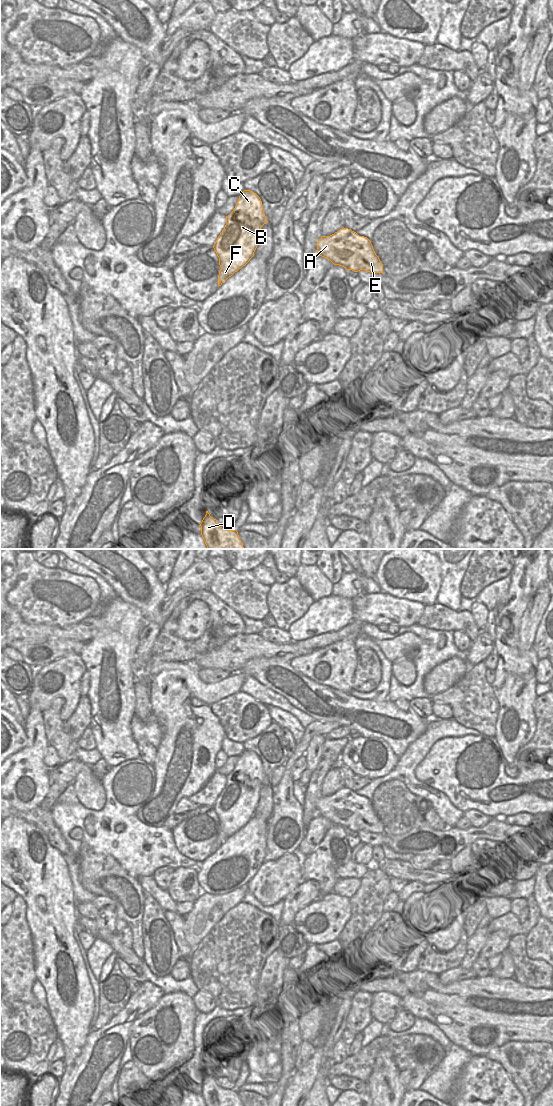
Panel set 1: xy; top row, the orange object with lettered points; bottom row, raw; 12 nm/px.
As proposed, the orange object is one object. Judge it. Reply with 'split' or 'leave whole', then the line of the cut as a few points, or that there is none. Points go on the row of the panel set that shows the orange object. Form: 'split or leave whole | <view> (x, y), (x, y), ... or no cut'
leave whole | no cut

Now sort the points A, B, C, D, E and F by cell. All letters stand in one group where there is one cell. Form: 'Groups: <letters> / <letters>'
Groups: A B C D E F

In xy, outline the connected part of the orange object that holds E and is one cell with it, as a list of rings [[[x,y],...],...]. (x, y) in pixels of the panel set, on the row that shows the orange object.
[[[343,227],[330,236],[322,236],[317,242],[317,255],[347,271],[383,273],[383,265],[371,241],[348,228]]]

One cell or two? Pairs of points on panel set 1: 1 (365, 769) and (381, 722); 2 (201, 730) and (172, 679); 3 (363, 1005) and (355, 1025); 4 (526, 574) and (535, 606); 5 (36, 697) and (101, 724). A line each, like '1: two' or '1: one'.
1: two
2: one
3: one
4: two
5: two

